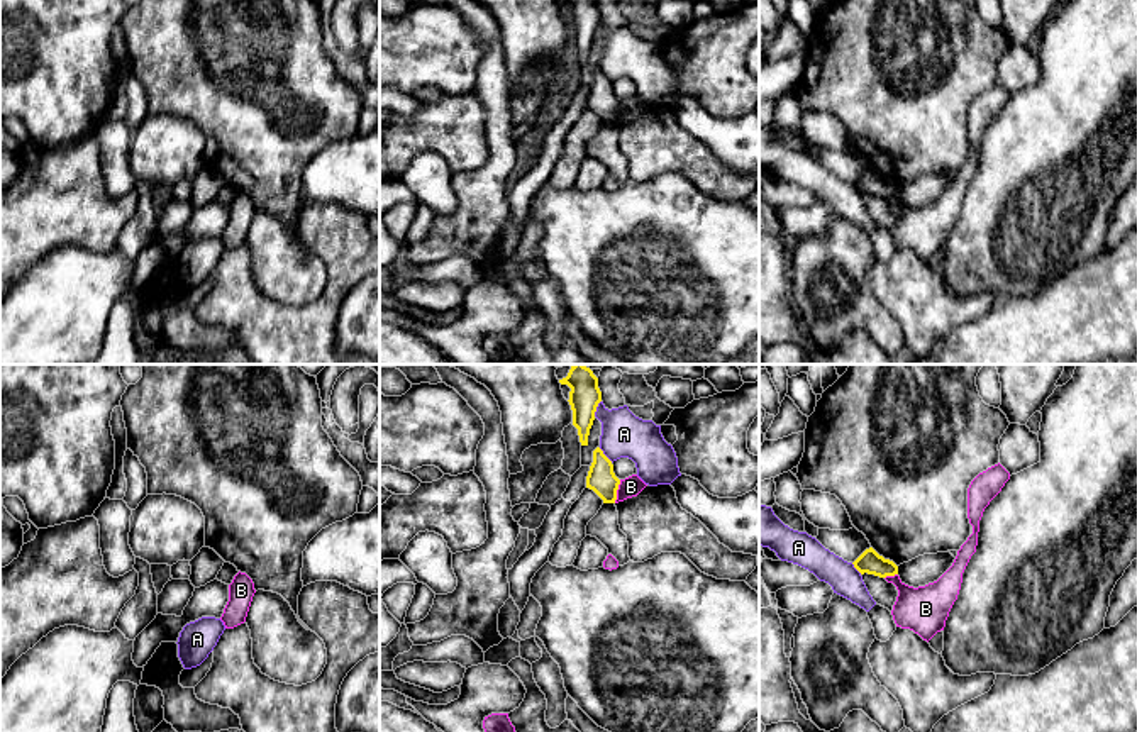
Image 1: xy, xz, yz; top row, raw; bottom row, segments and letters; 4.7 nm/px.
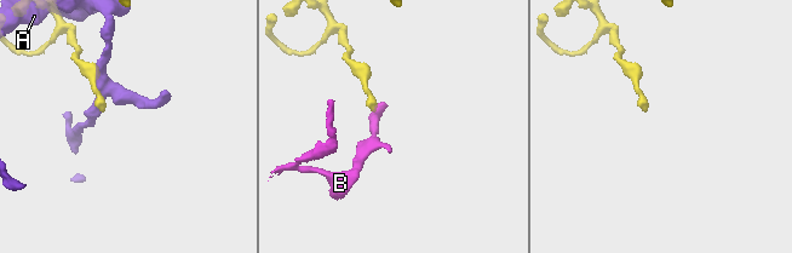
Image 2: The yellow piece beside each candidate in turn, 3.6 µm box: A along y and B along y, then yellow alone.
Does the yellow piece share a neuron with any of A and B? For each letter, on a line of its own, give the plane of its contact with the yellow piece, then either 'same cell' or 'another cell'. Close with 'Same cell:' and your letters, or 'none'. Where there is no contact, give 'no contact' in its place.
A: contact in xz; another cell
B: contact in xz; another cell
Same cell: none

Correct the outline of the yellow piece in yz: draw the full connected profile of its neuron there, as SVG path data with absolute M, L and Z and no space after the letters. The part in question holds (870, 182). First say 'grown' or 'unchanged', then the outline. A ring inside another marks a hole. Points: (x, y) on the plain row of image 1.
unchanged; M873 168L866 169L852 185L861 195L868 193L879 198L898 195L898 186L879 176Z

